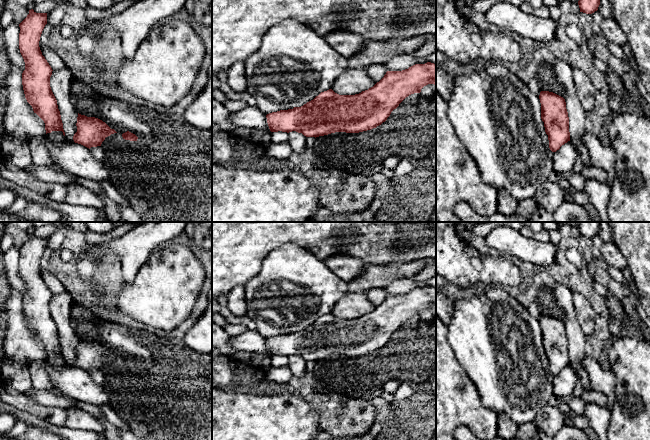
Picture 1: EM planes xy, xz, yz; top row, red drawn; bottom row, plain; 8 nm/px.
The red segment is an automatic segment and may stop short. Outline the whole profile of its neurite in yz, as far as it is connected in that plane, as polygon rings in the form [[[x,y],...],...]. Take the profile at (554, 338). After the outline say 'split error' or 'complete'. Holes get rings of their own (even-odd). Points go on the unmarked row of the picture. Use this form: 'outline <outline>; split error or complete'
outline [[[541,315],[541,343],[548,359],[549,372],[556,376],[570,365],[569,341],[565,323],[553,316]]]; complete

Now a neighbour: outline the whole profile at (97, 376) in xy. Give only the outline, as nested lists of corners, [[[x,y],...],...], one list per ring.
[[[97,370],[97,371],[91,371],[90,372],[91,378],[93,379],[93,381],[100,385],[100,386],[104,386],[104,375],[101,372],[101,370]]]

